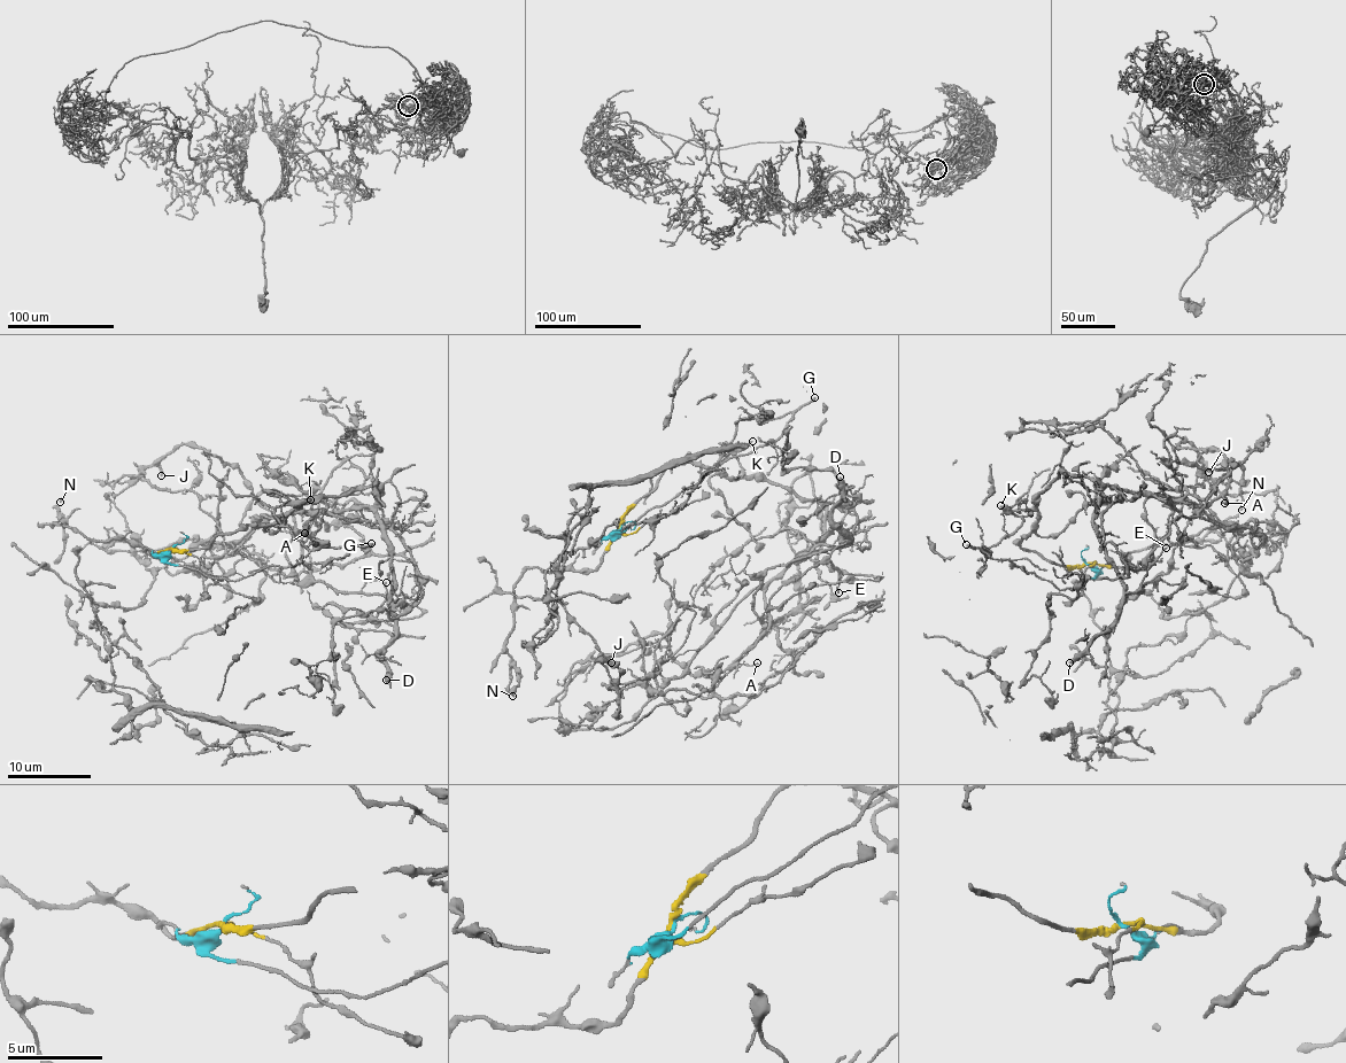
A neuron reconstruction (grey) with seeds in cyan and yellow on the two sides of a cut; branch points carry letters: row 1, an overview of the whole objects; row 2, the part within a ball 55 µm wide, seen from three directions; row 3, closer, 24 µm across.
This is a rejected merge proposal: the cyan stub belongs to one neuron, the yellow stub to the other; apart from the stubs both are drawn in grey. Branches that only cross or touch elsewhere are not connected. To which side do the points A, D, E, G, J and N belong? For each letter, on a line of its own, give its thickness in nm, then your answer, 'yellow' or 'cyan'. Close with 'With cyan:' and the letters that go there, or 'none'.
A: 110 nm | yellow
D: 320 nm | yellow
E: 140 nm | yellow
G: 220 nm | cyan
J: 150 nm | yellow
N: 140 nm | yellow
With cyan: G

